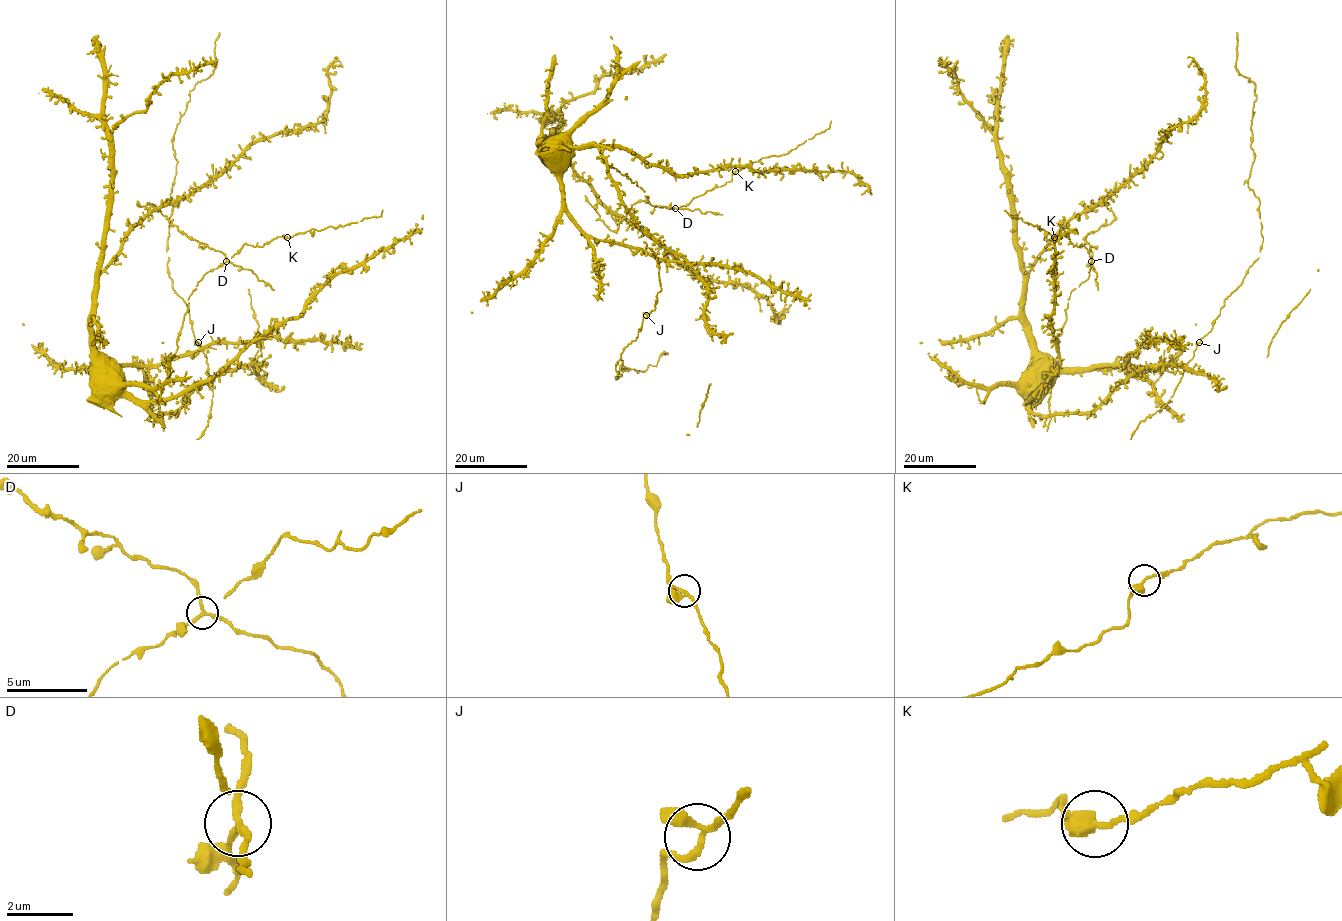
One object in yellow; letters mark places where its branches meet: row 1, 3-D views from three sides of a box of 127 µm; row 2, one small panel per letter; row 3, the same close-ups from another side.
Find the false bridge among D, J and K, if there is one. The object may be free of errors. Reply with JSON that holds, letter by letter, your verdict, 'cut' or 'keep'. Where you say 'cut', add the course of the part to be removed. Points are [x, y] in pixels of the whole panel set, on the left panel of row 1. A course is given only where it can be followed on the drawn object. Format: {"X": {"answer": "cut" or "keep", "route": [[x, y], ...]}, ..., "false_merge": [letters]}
{"D": {"answer": "cut", "route": [[226, 261], [222, 252], [171, 225], [154, 205], [136, 204]]}, "J": {"answer": "keep"}, "K": {"answer": "keep"}, "false_merge": ["D"]}

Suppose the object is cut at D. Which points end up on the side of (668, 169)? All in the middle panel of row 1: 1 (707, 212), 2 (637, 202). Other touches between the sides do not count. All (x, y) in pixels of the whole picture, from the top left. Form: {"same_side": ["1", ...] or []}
{"same_side": []}

